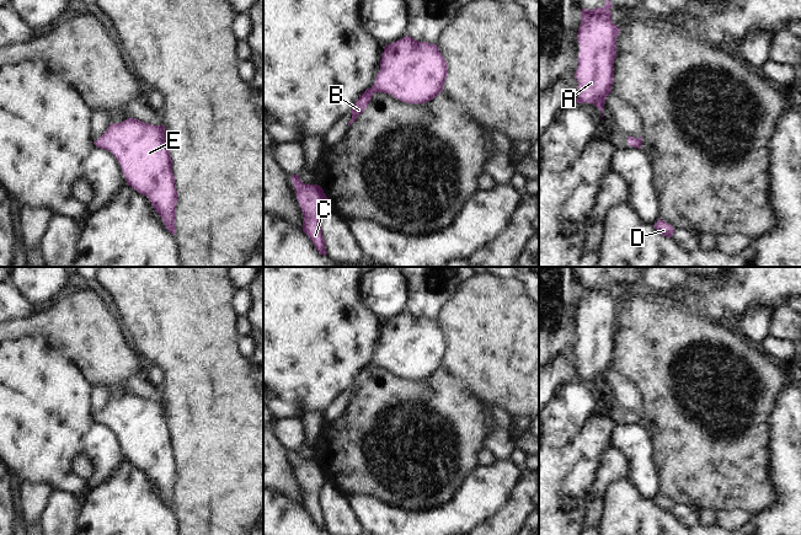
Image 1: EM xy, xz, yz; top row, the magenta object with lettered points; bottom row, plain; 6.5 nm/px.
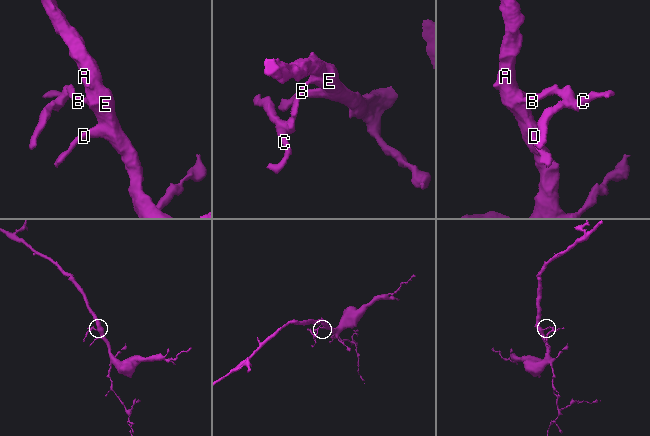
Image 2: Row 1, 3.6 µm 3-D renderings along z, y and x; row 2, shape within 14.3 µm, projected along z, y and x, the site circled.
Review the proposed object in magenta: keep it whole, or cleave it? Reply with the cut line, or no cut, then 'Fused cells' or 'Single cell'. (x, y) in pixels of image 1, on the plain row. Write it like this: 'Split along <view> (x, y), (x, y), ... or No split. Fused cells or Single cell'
No split. Single cell

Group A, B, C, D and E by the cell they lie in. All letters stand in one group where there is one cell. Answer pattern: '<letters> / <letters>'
A B C D E

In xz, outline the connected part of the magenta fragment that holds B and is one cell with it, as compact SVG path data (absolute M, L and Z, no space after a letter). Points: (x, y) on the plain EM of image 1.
M406 311L391 320L386 320L381 330L380 346L372 363L367 364L357 375L351 389L351 401L364 387L375 368L389 369L406 379L426 379L443 367L448 352L448 341L437 320L418 317Z

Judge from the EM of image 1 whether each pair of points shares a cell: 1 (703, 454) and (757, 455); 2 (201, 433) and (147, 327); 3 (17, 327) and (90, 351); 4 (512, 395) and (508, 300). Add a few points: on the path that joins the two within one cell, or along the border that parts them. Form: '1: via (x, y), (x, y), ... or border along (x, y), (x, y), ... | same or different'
1: via (716, 454), (743, 455) | same
2: via (201, 407), (201, 383), (172, 353) | same
3: via (36, 327), (67, 327), (71, 332) | same
4: via (512, 372), (512, 352), (508, 348), (508, 324) | same

